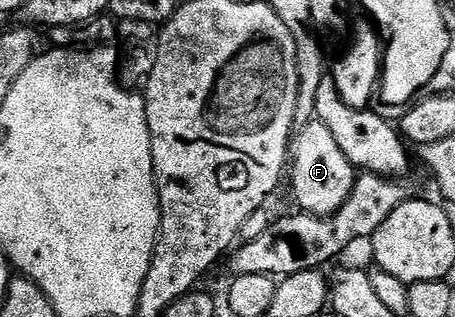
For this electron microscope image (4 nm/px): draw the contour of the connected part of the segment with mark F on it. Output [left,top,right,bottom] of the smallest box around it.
[288,121,356,216]

